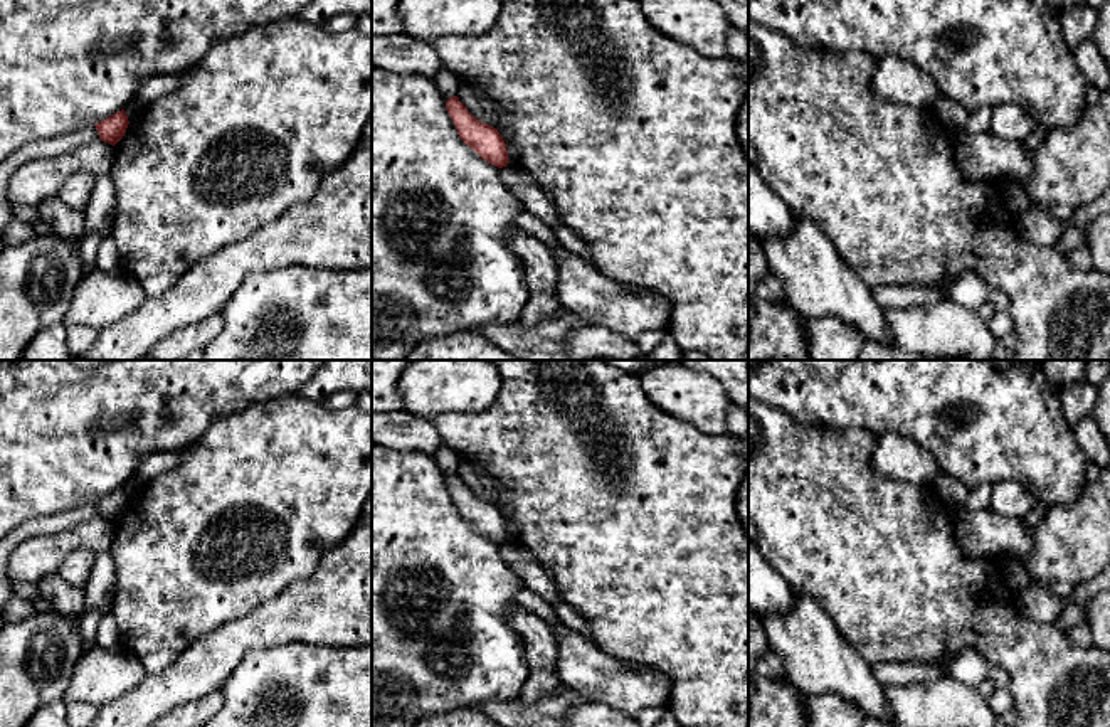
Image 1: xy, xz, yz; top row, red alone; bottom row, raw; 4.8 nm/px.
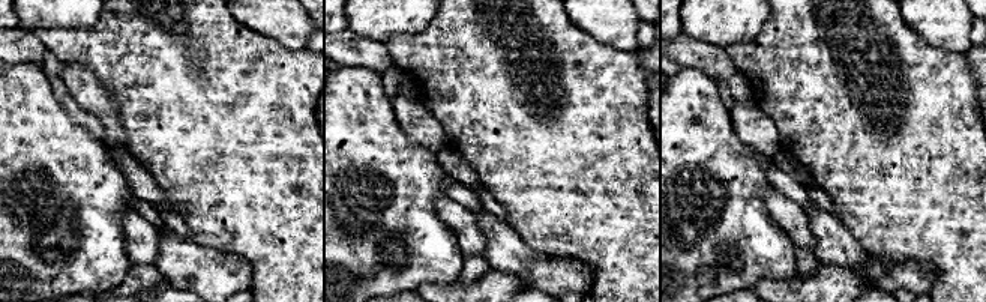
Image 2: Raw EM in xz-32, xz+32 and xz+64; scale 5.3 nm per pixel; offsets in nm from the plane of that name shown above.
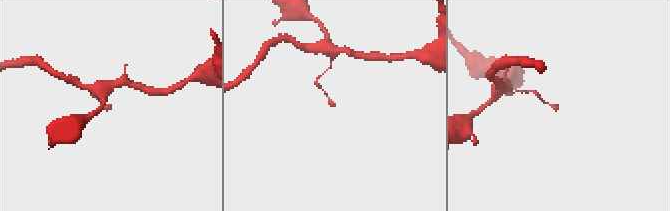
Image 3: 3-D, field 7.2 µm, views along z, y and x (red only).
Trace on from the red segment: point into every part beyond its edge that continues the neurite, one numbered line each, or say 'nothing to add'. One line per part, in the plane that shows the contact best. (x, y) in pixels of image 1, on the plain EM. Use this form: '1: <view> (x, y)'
nothing to add

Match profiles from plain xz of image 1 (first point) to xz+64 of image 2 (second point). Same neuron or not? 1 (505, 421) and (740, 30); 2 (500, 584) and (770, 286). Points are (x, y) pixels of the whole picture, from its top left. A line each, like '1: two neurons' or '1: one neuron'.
1: two neurons
2: two neurons

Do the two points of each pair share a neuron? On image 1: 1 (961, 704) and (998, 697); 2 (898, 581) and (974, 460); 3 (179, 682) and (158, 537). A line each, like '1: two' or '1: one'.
1: two
2: two
3: two

